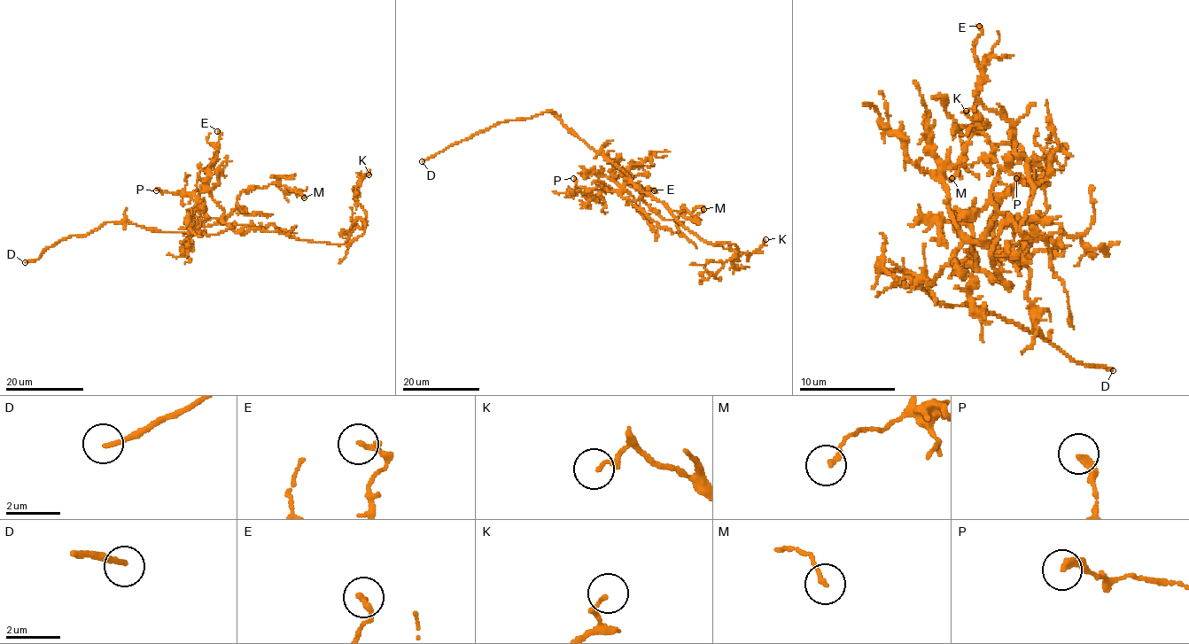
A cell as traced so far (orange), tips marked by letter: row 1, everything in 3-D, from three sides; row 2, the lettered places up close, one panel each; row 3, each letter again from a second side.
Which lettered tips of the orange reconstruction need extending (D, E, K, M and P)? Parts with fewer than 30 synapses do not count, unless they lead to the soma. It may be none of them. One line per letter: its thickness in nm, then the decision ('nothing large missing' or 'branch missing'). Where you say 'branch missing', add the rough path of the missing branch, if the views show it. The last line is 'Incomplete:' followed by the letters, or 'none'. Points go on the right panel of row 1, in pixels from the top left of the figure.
D: 170 nm thick; branch missing
E: 190 nm thick; nothing large missing
K: 140 nm thick; nothing large missing
M: 140 nm thick; nothing large missing
P: 260 nm thick; nothing large missing
Incomplete: D

